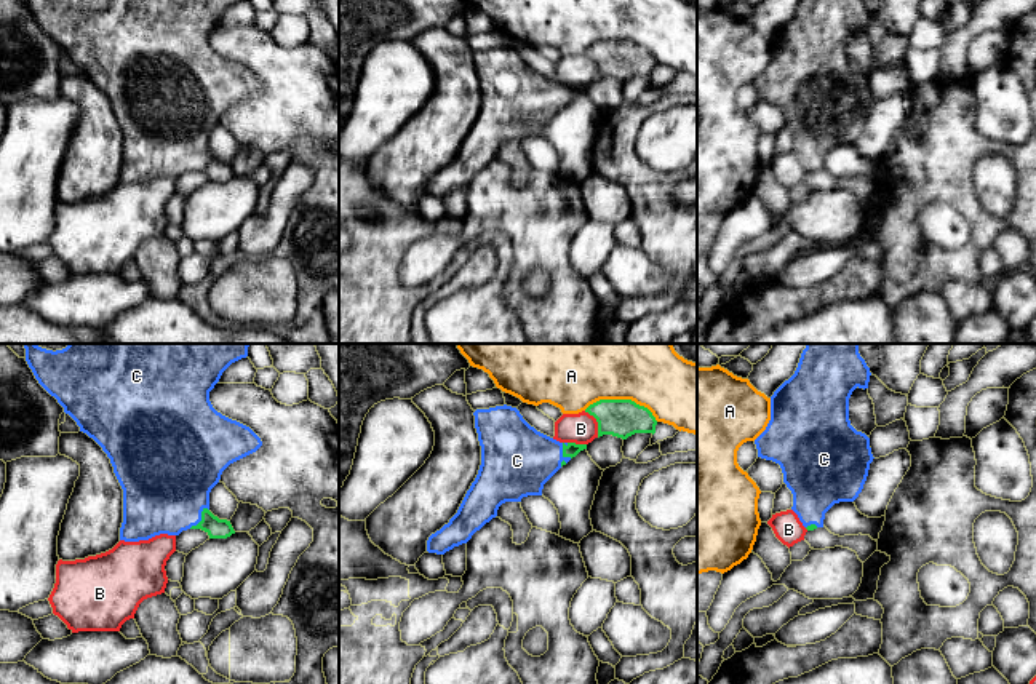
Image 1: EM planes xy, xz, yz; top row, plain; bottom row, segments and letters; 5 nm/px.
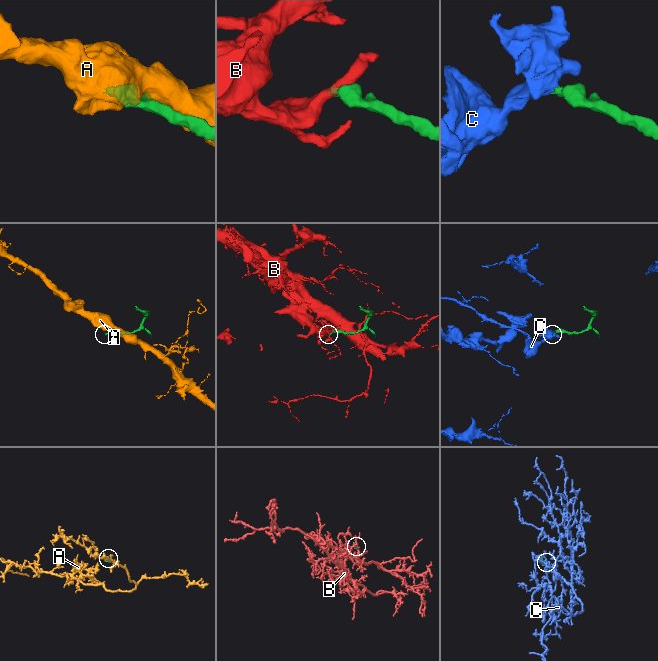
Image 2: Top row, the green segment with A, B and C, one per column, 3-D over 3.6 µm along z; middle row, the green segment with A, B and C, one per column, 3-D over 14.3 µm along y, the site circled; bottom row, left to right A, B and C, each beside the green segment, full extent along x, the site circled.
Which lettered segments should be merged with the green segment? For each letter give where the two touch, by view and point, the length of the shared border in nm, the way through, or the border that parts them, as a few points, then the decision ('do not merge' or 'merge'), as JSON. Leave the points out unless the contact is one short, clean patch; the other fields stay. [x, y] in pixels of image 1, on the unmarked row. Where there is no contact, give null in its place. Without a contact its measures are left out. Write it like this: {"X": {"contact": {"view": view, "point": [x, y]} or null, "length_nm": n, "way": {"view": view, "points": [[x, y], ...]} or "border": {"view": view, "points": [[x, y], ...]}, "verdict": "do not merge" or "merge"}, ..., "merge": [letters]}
{"A": {"contact": {"view": "xz", "point": [622, 42]}, "length_nm": 380, "verdict": "do not merge"}, "B": {"contact": {"view": "xz", "point": [597, 63]}, "length_nm": 150, "verdict": "do not merge"}, "C": {"contact": {"view": "xz", "point": [563, 96]}, "length_nm": 130, "way": {"view": "xz", "points": [[571, 91], [563, 96], [517, 103]]}, "verdict": "merge"}, "merge": ["C"]}

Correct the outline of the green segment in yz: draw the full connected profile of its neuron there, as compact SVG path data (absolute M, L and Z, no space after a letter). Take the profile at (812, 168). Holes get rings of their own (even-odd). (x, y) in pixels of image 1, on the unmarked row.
M799 0L795 16L771 38L771 62L755 82L758 99L780 107L783 125L793 136L791 152L807 173L823 169L825 155L839 144L854 144L863 131L873 96L870 80L857 74L849 62L849 40L859 30L868 30L870 10L863 0Z

